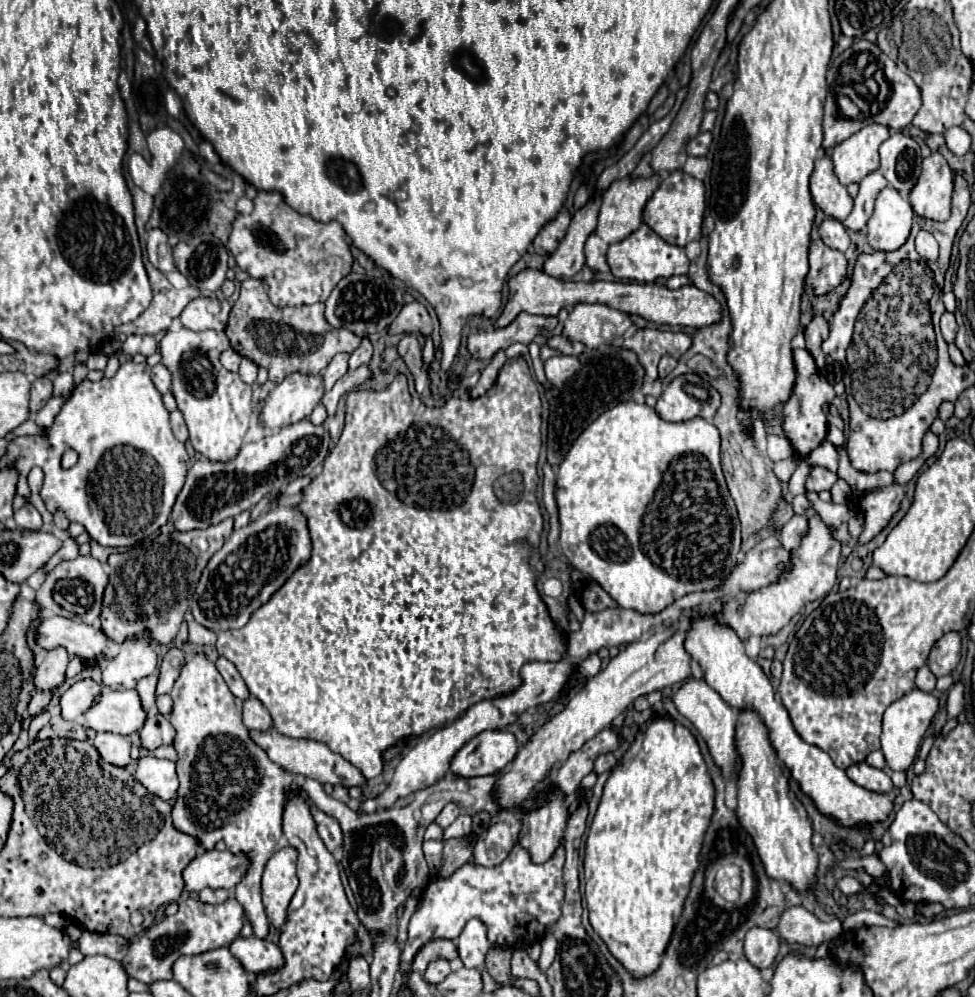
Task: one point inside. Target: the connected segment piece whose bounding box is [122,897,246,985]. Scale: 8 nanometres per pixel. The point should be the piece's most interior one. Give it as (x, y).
(198, 927)

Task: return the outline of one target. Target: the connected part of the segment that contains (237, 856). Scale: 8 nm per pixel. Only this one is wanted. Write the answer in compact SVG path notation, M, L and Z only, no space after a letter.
M204 851L194 859L186 871L182 873L186 891L202 891L204 887L210 889L234 889L250 867L250 859L246 853L232 853L232 851Z

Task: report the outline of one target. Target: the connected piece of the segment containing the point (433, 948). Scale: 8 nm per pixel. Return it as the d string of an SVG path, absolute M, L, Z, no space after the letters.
M436 939L434 943L428 943L426 947L422 947L422 951L416 955L414 963L412 963L412 969L418 971L418 973L424 973L428 963L436 961L436 959L456 959L458 957L458 949L452 941L446 941L446 939Z

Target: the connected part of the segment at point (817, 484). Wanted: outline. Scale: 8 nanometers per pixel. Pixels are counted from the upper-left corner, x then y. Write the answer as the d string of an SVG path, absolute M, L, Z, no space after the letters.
M814 467L812 473L808 475L806 489L808 489L808 491L816 491L816 493L820 493L820 491L830 491L830 487L836 483L836 479L838 479L836 473L832 473L832 471L824 469L824 467Z

